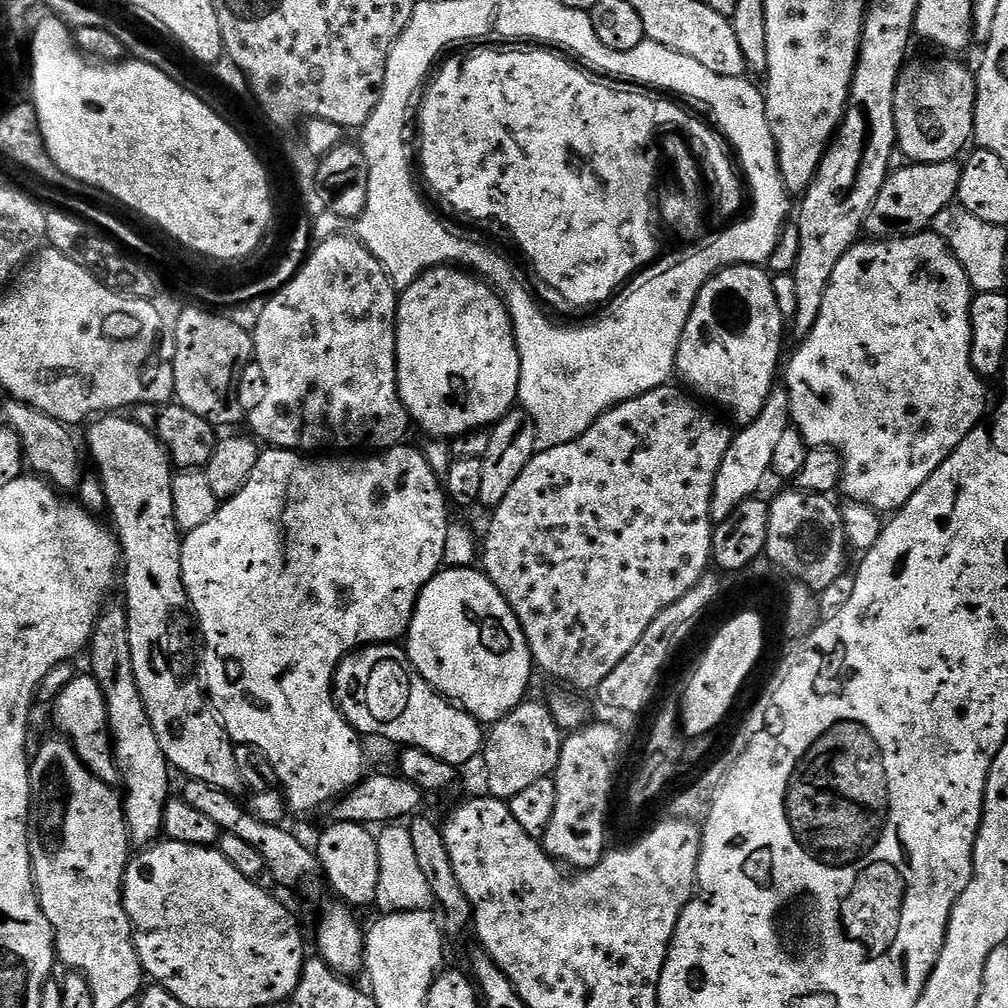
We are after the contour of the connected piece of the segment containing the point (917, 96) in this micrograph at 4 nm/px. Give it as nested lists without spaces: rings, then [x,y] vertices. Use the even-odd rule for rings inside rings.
[[[940,58],[929,64],[909,63],[900,74],[894,98],[894,118],[896,119],[896,143],[899,151],[904,151],[905,161],[913,164],[937,164],[956,160],[959,152],[969,147],[974,133],[972,123],[976,113],[976,78],[973,69],[959,64],[956,58]]]

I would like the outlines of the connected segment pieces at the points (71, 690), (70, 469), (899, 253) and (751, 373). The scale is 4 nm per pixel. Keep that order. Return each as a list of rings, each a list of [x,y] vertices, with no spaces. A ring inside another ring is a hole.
[[[78,674],[70,686],[66,686],[54,701],[52,716],[60,727],[59,735],[67,738],[78,754],[81,762],[102,782],[116,786],[122,777],[114,751],[112,733],[108,731],[108,707],[102,694],[102,686],[98,686],[95,676]]]
[[[9,399],[7,403],[4,408],[4,416],[8,419],[7,427],[16,432],[22,442],[25,465],[57,490],[76,490],[82,479],[82,471],[80,472],[80,452],[68,433],[71,431],[54,418],[29,407],[28,404],[21,404],[19,400]]]
[[[931,230],[919,232],[917,236],[864,243],[853,244],[842,258],[842,262],[834,266],[834,274],[830,278],[830,286],[826,286],[826,298],[822,298],[822,310],[814,322],[812,333],[801,343],[804,345],[793,354],[792,361],[789,364],[787,361],[786,391],[791,423],[804,436],[805,442],[812,448],[833,448],[844,461],[844,476],[840,480],[839,491],[845,492],[849,501],[865,504],[876,513],[895,514],[910,502],[912,495],[940,469],[942,462],[946,462],[946,458],[950,458],[954,449],[982,423],[989,411],[988,392],[984,389],[985,381],[974,370],[970,358],[970,306],[974,289],[968,281],[966,270],[948,249],[948,243]]]
[[[734,264],[710,277],[692,308],[676,355],[676,372],[689,384],[687,387],[697,397],[705,396],[718,407],[725,408],[736,426],[752,424],[754,418],[762,414],[762,406],[766,406],[768,395],[774,390],[772,383],[776,380],[776,371],[782,368],[780,351],[784,348],[786,318],[782,310],[778,310],[772,276],[764,271],[763,267],[754,264]]]

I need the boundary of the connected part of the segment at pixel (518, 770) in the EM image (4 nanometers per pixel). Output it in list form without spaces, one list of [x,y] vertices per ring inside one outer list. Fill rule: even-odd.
[[[522,702],[513,712],[491,725],[482,749],[487,791],[497,800],[512,800],[516,794],[534,786],[534,782],[549,779],[555,773],[560,757],[562,728],[544,704]]]

